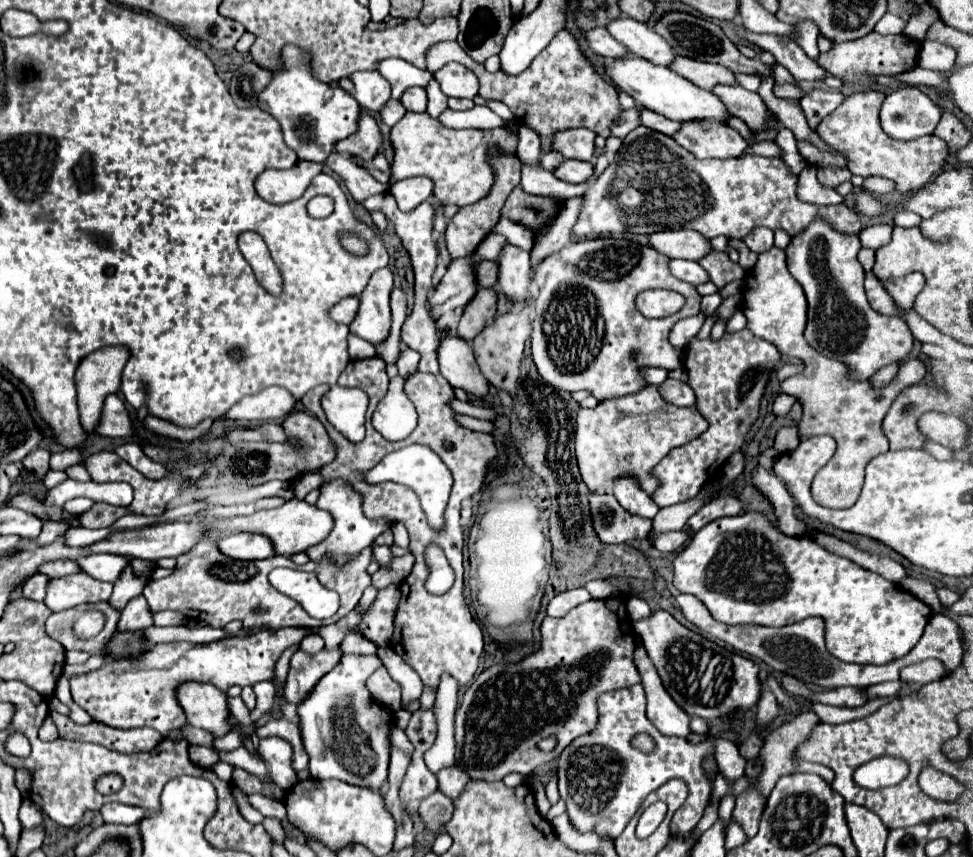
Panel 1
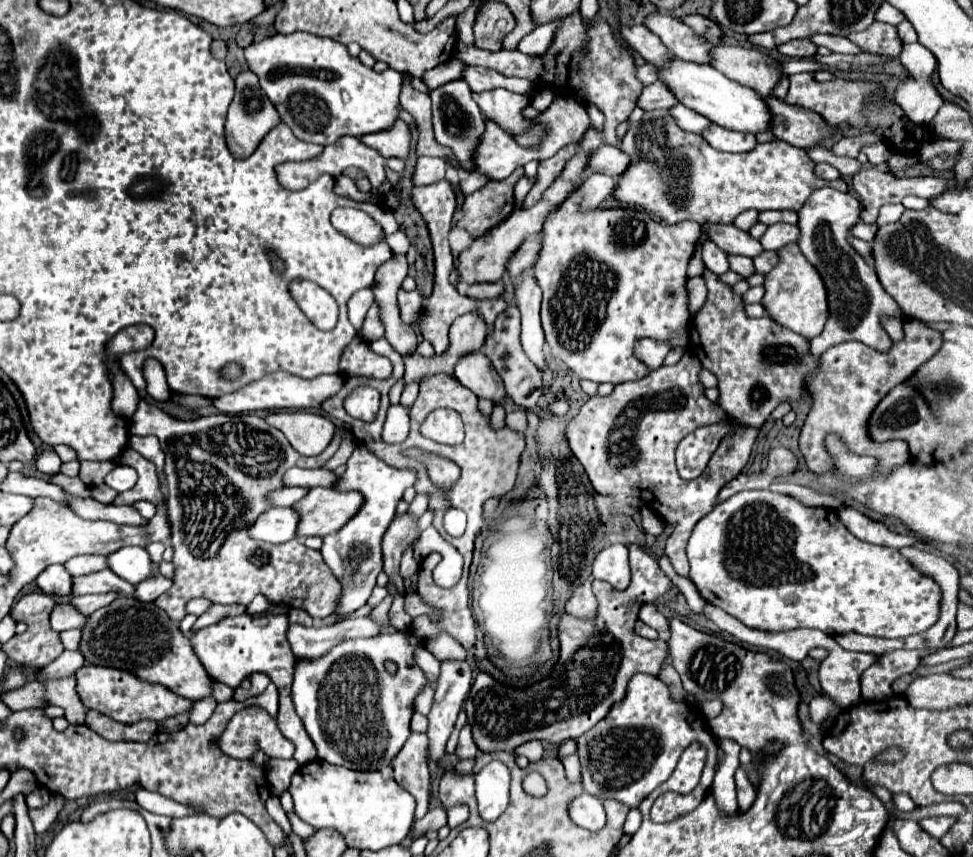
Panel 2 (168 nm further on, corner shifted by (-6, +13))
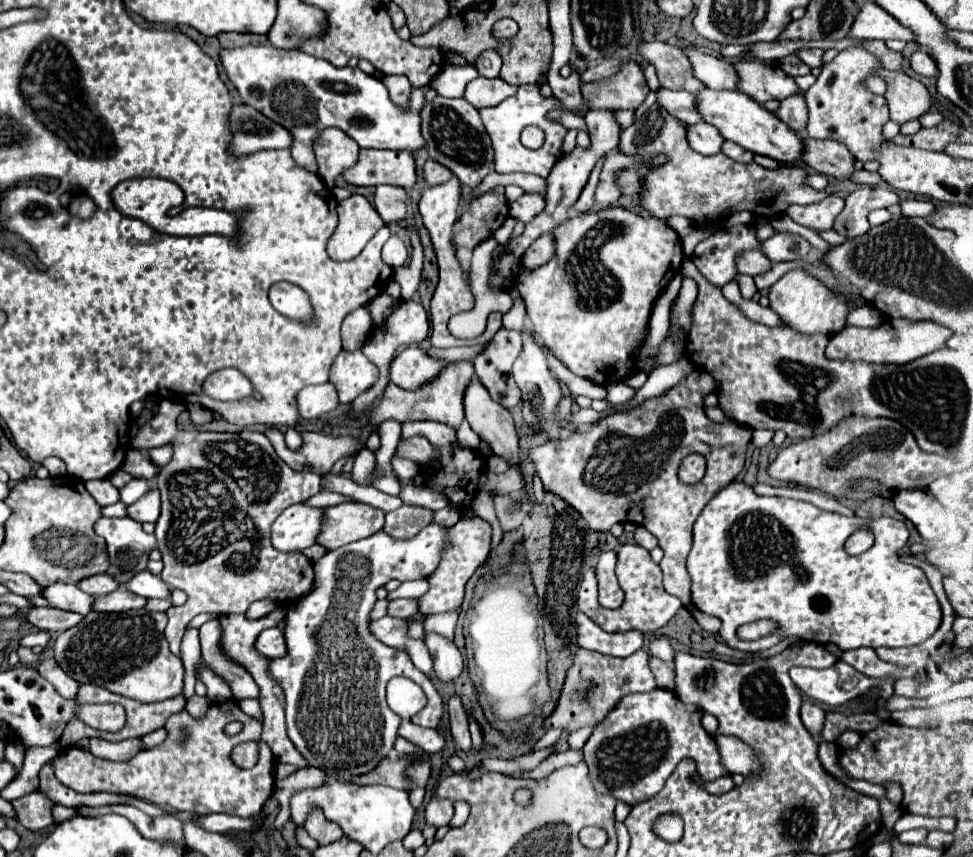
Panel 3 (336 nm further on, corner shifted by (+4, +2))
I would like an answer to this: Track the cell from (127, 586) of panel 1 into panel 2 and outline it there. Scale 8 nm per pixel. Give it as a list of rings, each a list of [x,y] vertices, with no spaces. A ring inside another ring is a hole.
[[[114,591],[106,593],[106,595],[84,595],[84,597],[72,597],[70,603],[74,603],[82,613],[90,615],[92,611],[110,605],[114,599],[118,599],[118,595]]]

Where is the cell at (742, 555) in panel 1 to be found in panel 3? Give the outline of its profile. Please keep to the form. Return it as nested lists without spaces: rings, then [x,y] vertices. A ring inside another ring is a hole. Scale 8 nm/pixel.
[[[742,480],[730,482],[724,490],[720,490],[720,494],[700,512],[700,518],[694,522],[694,544],[688,556],[688,572],[692,576],[692,604],[712,616],[718,616],[722,620],[722,628],[720,628],[720,636],[724,638],[724,642],[730,648],[736,650],[746,650],[746,652],[758,652],[758,650],[768,650],[774,644],[780,642],[782,636],[800,636],[802,640],[810,640],[810,642],[818,642],[818,644],[836,644],[840,650],[850,650],[850,648],[860,648],[860,646],[870,646],[870,648],[878,648],[878,646],[886,646],[886,648],[898,648],[898,646],[914,646],[924,642],[926,638],[930,638],[934,634],[934,630],[940,626],[940,604],[928,584],[926,574],[910,564],[900,562],[898,558],[898,550],[908,542],[908,528],[904,526],[904,522],[894,520],[894,518],[846,518],[834,512],[826,512],[816,508],[810,502],[798,502],[798,500],[788,500],[788,498],[770,498],[770,496],[758,496],[752,486],[748,486]],[[860,526],[872,526],[872,534],[874,534],[874,544],[872,548],[868,548],[868,552],[862,552],[858,556],[850,556],[844,550],[844,542],[856,532],[860,530]],[[760,618],[770,618],[776,620],[780,624],[780,630],[776,634],[770,634],[766,638],[754,640],[754,642],[744,642],[736,636],[736,628],[746,624],[746,622],[754,622]]]

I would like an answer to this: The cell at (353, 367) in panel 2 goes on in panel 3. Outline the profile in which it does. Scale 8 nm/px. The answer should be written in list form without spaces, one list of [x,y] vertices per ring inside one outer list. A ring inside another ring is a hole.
[[[340,352],[330,370],[330,382],[338,390],[342,404],[352,402],[358,394],[368,390],[378,378],[376,366],[360,352]]]

